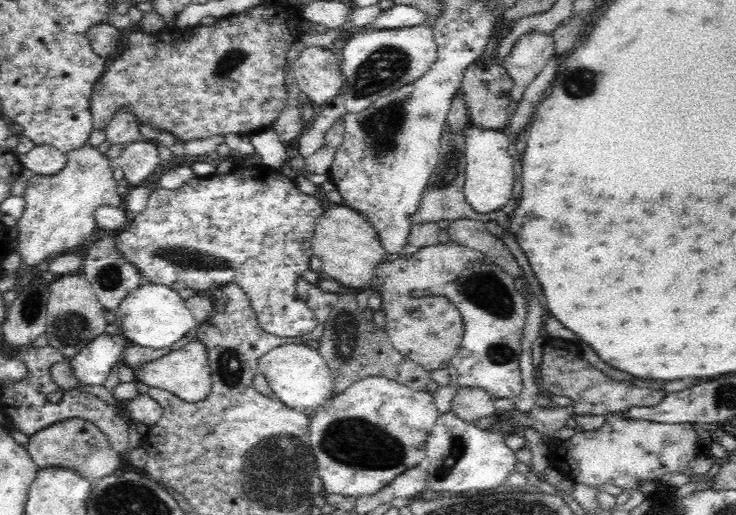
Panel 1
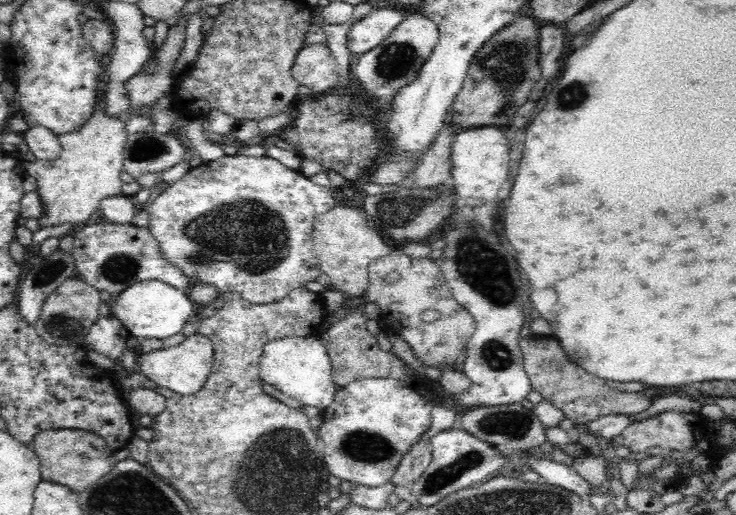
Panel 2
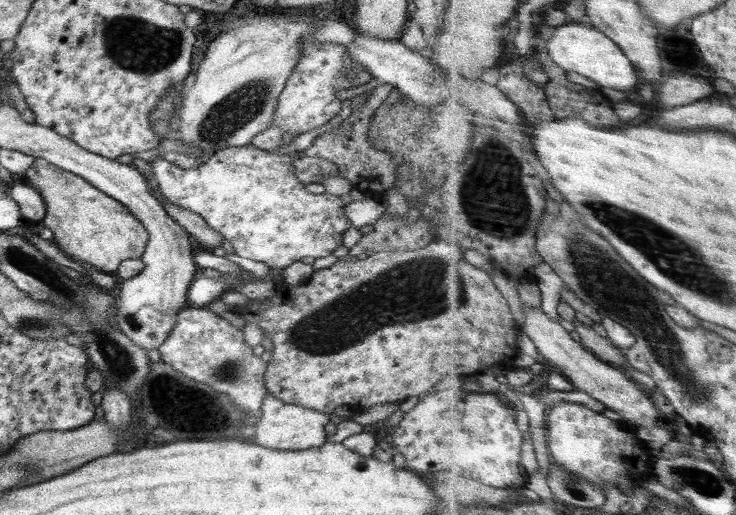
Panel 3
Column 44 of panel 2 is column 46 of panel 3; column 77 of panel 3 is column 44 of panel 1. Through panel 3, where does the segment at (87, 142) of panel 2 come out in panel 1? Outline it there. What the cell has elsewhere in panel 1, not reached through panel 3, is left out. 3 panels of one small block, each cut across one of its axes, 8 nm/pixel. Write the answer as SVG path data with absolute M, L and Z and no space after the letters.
M94 146L66 153L66 166L54 176L32 176L25 189L25 210L16 222L16 253L28 266L52 260L64 253L79 253L97 228L95 211L100 206L124 205L124 197L116 191L114 163Z

